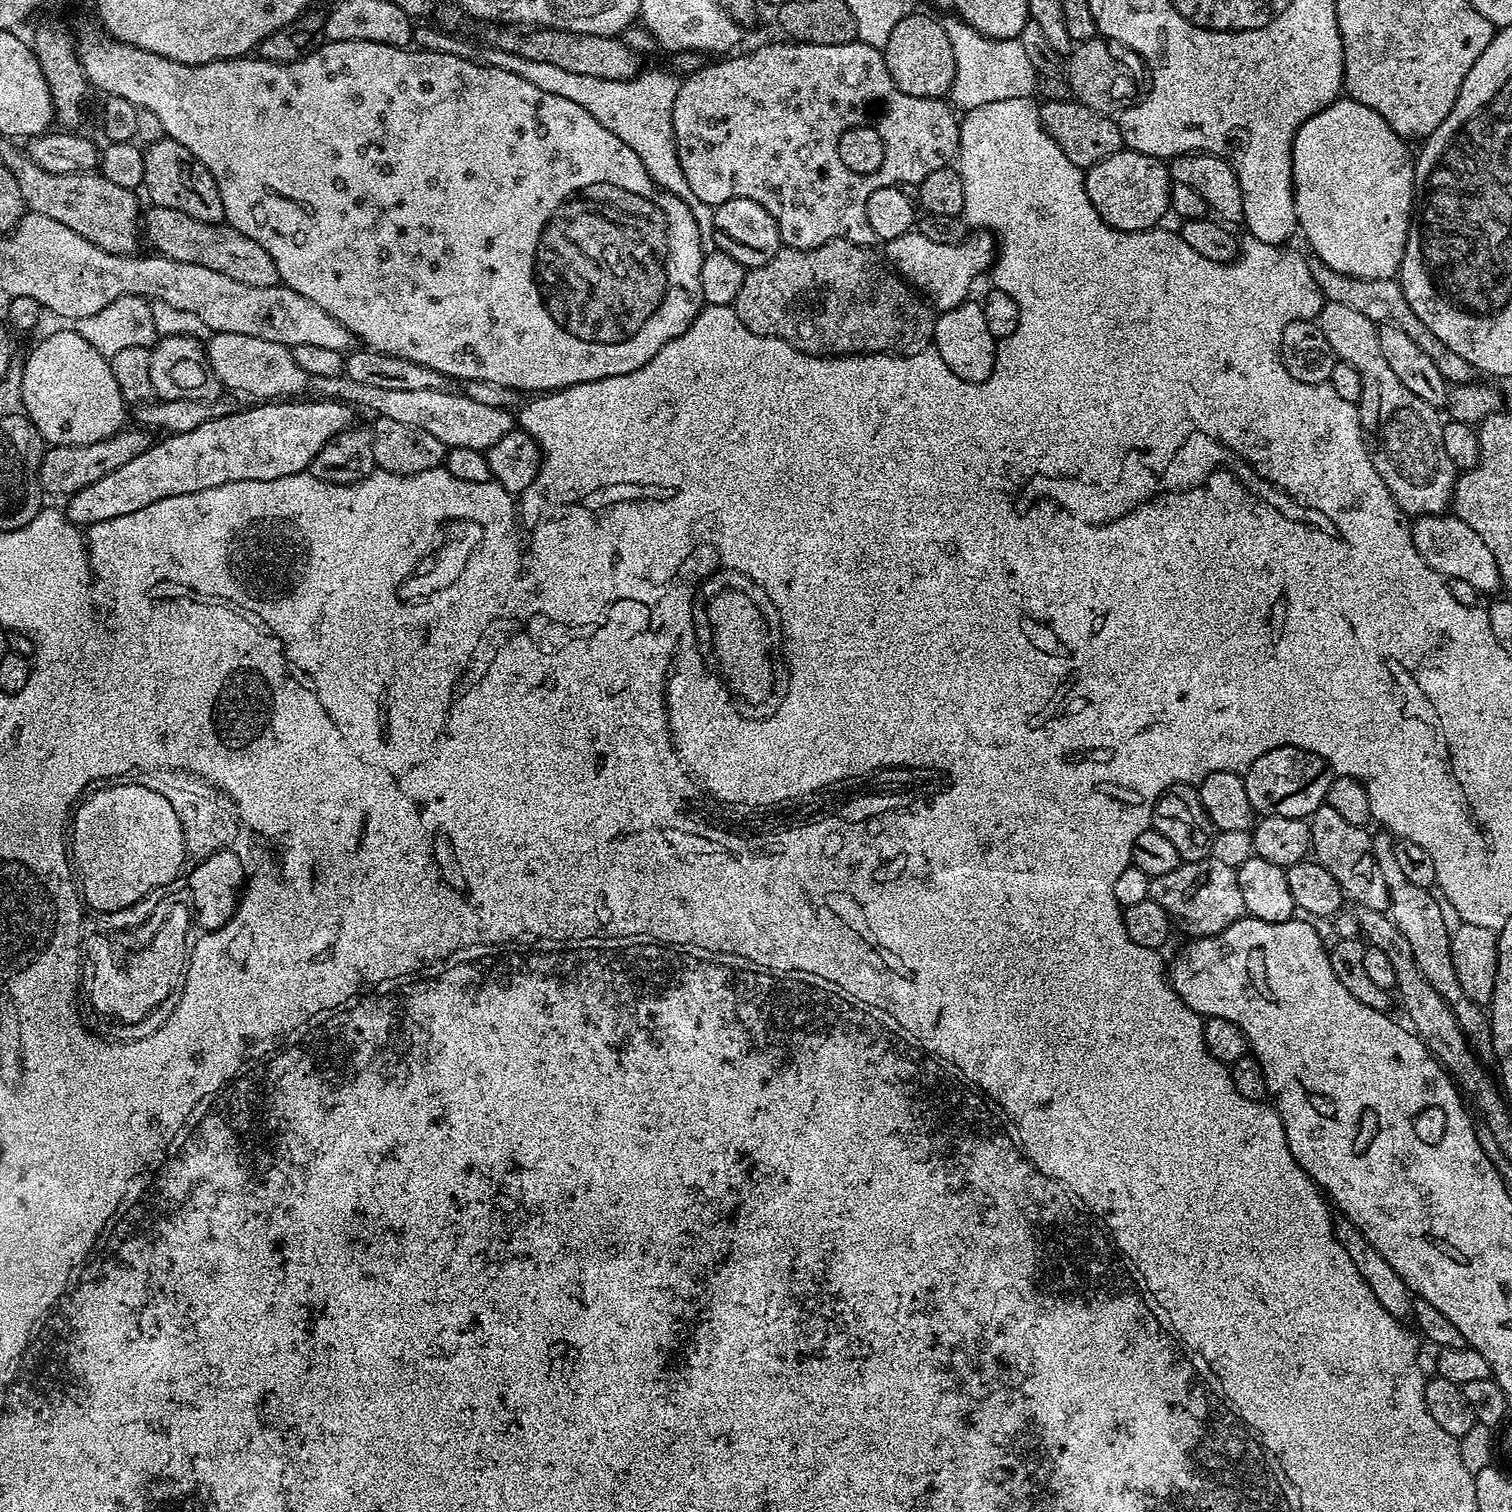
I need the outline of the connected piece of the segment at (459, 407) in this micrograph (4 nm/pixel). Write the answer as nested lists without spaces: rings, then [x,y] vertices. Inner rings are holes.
[[[229,332],[213,333],[207,341],[208,363],[225,389],[238,390],[252,396],[254,400],[282,400],[300,395],[312,384],[315,392],[323,399],[335,399],[353,407],[366,408],[377,417],[391,418],[394,422],[418,426],[438,438],[444,446],[458,449],[476,449],[486,452],[506,434],[515,431],[516,418],[509,410],[500,407],[483,405],[454,390],[397,390],[379,389],[378,386],[363,385],[354,382],[348,376],[334,378],[308,377],[306,372],[295,362],[287,345],[269,342],[264,338],[253,338],[250,335],[230,334]]]

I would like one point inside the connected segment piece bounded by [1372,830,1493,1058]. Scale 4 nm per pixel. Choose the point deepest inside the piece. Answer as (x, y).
(1421, 918)

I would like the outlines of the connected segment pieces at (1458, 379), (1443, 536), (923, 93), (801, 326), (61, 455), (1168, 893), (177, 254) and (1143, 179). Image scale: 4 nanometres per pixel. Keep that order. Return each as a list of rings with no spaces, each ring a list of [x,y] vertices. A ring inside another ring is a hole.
[[[1319,262],[1313,263],[1311,270],[1314,274],[1314,282],[1318,282],[1327,303],[1339,302],[1341,306],[1350,306],[1351,309],[1365,315],[1366,318],[1370,318],[1377,324],[1390,323],[1405,330],[1406,334],[1409,334],[1410,338],[1413,338],[1414,342],[1426,351],[1430,360],[1434,362],[1434,366],[1438,367],[1444,380],[1447,380],[1448,383],[1457,385],[1473,381],[1476,374],[1475,369],[1426,328],[1426,324],[1410,310],[1410,304],[1406,302],[1399,283],[1395,279],[1356,280],[1353,276],[1343,276],[1340,272],[1330,270],[1325,264]]]
[[[1421,514],[1411,521],[1410,527],[1414,550],[1418,550],[1418,554],[1422,554],[1422,562],[1426,562],[1426,566],[1430,566],[1430,570],[1434,570],[1439,576],[1448,580],[1470,582],[1470,586],[1474,586],[1474,590],[1481,594],[1487,594],[1487,592],[1496,594],[1501,591],[1498,562],[1494,562],[1494,554],[1490,554],[1486,542],[1482,542],[1482,538],[1478,538],[1478,533],[1470,530],[1470,526],[1466,526],[1466,522],[1462,522],[1454,514]]]
[[[920,10],[902,18],[894,31],[890,33],[890,42],[882,49],[886,70],[890,70],[890,78],[902,90],[902,94],[910,94],[914,98],[944,98],[952,91],[954,82],[954,50],[950,47],[950,38],[946,38],[946,30],[939,19],[923,16]]]
[[[831,240],[810,250],[781,247],[780,252],[774,254],[770,262],[766,262],[766,266],[745,271],[742,290],[738,290],[734,305],[738,318],[754,334],[782,338],[799,352],[811,356],[913,356],[925,351],[933,343],[937,313],[927,299],[917,295],[895,271],[889,270],[877,253],[876,257],[870,249],[864,247],[868,246],[849,240]],[[820,284],[824,284],[824,296],[820,296],[822,304],[810,304],[810,296]]]
[[[128,426],[115,432],[110,438],[99,440],[93,444],[58,444],[49,447],[40,463],[40,484],[45,493],[61,498],[73,496],[78,490],[98,482],[98,478],[106,478],[118,466],[126,466],[126,462],[138,458],[154,442],[153,437],[140,426]]]
[[[1211,858],[1199,860],[1197,864],[1182,862],[1170,870],[1170,874],[1151,877],[1148,899],[1158,902],[1173,925],[1179,931],[1181,928],[1188,938],[1217,936],[1221,930],[1245,915],[1236,869]]]
[[[155,206],[149,209],[142,216],[142,232],[159,255],[178,262],[190,262],[194,266],[206,266],[218,274],[226,274],[226,278],[234,278],[234,282],[246,282],[246,286],[280,284],[274,258],[270,258],[254,238],[246,238],[246,234],[234,230],[227,222],[207,224],[198,222],[198,218],[190,218],[190,214],[182,214],[182,210]]]
[[[1121,150],[1110,154],[1110,158],[1102,158],[1102,162],[1084,172],[1084,189],[1098,214],[1111,228],[1119,232],[1146,232],[1161,223],[1160,219],[1170,212],[1172,203],[1172,176],[1168,173],[1168,164],[1157,156],[1147,156],[1141,152]]]

